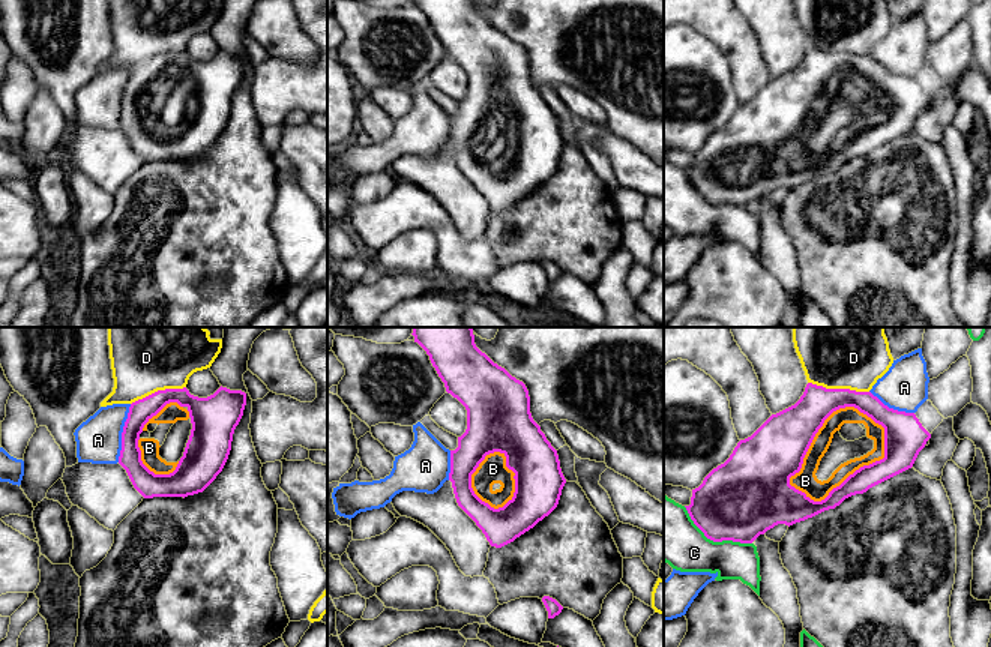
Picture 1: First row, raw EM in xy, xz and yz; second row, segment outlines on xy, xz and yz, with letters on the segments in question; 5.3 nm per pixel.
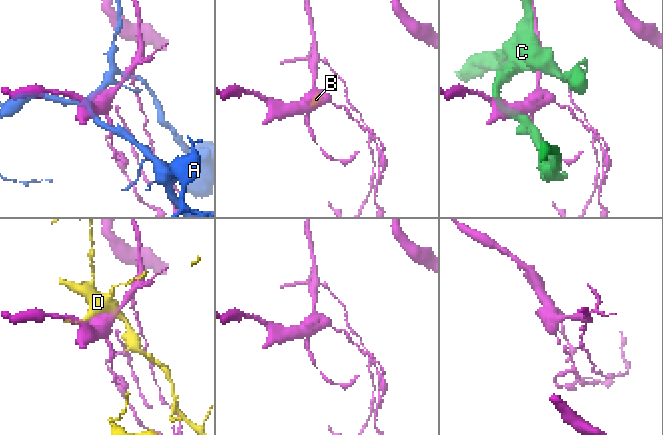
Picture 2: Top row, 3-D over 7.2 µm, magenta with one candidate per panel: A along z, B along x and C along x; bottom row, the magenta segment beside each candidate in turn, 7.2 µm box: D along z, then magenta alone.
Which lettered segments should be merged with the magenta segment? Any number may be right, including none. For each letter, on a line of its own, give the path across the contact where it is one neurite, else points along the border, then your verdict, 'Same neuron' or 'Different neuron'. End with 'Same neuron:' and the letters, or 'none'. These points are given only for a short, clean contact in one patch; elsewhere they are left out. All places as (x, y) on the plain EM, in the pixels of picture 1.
A: Different neuron
B: Same neuron
C: Different neuron
D: Different neuron
Same neuron: B

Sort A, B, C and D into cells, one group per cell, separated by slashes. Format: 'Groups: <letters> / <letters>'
Groups: A / B / C / D

